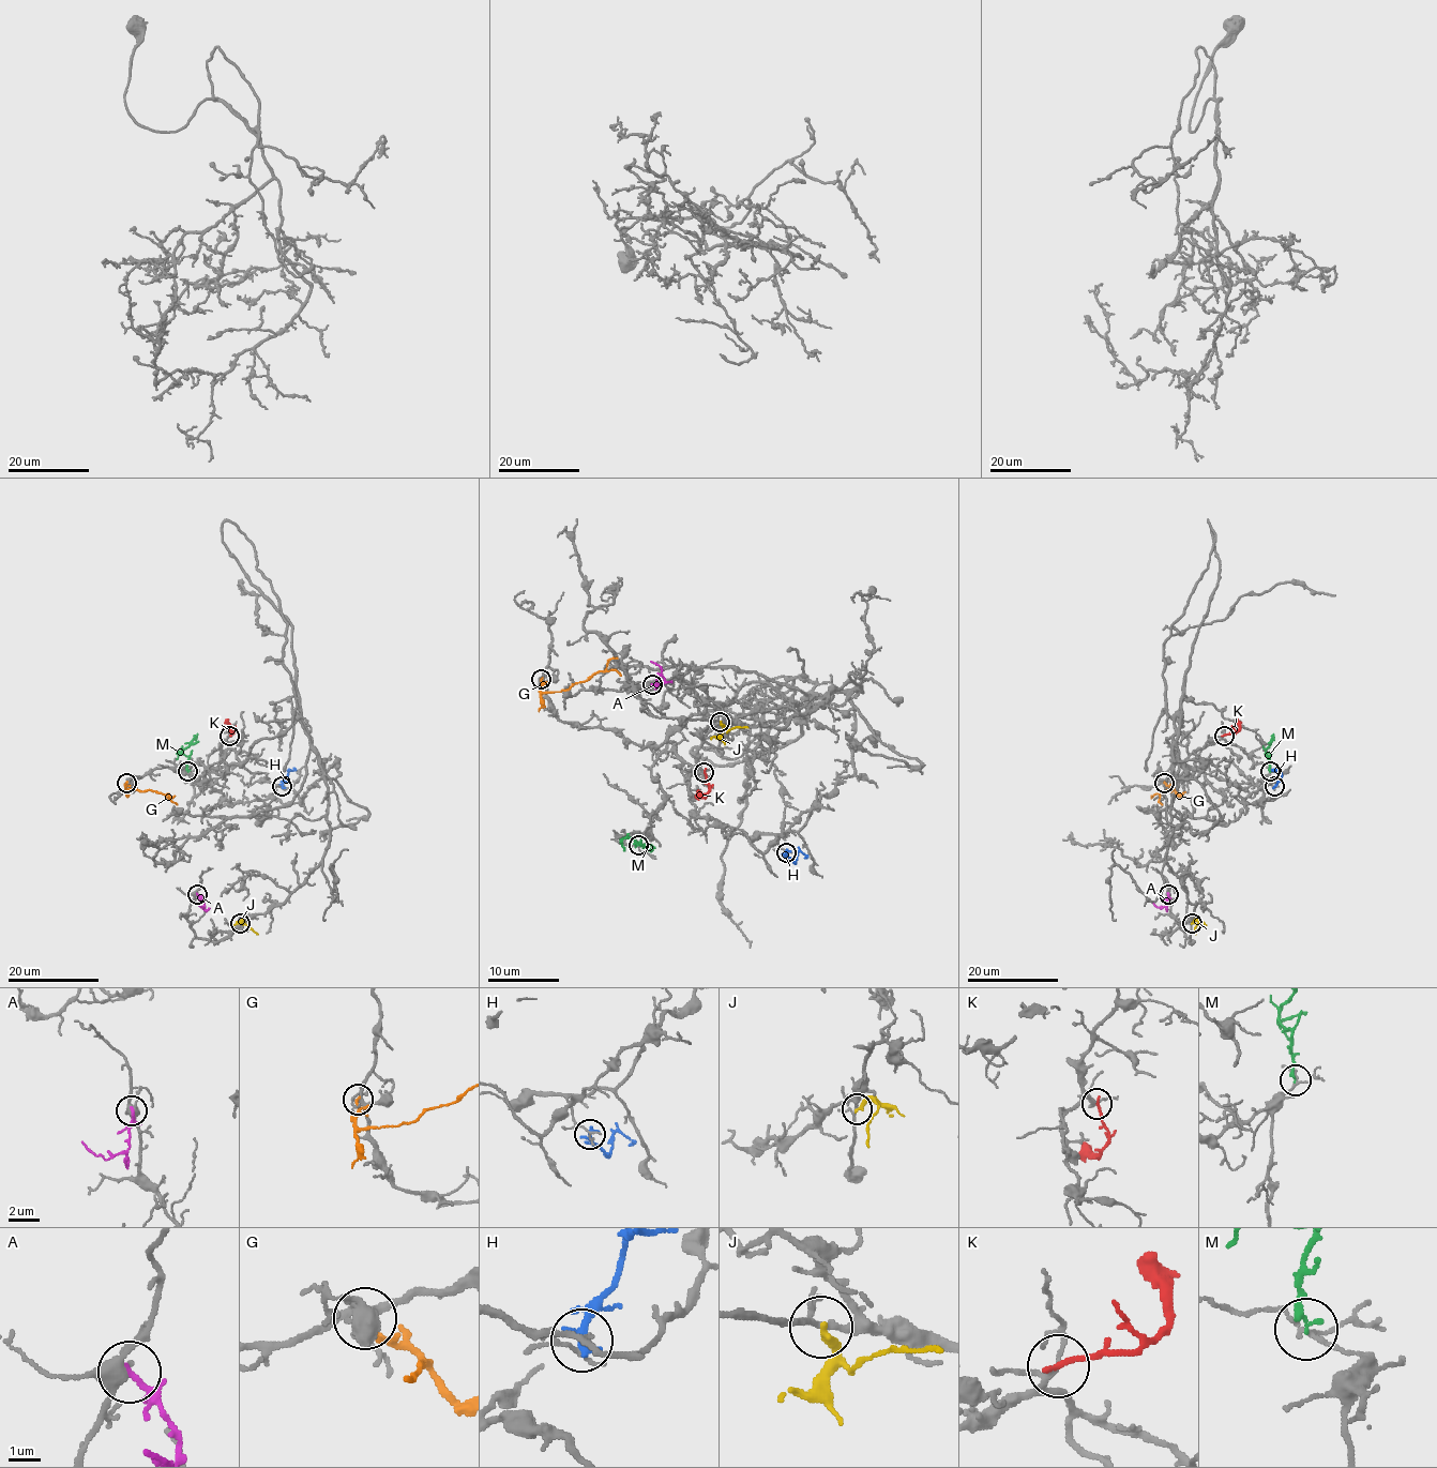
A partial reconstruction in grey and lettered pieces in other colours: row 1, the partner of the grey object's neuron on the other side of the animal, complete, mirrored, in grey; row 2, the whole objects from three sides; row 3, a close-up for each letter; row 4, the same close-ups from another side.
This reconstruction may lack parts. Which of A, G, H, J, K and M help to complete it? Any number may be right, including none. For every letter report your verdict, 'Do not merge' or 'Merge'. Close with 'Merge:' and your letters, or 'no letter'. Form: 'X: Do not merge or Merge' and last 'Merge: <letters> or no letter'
A: Do not merge
G: Do not merge
H: Do not merge
J: Do not merge
K: Merge
M: Do not merge
Merge: K

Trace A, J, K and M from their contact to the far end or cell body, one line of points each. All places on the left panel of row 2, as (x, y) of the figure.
A: (197, 893), (202, 908), (196, 903)
J: (240, 923), (242, 920), (257, 935)
K: (230, 736), (233, 732), (227, 719)
M: (187, 771), (190, 757), (182, 752), (197, 734)

